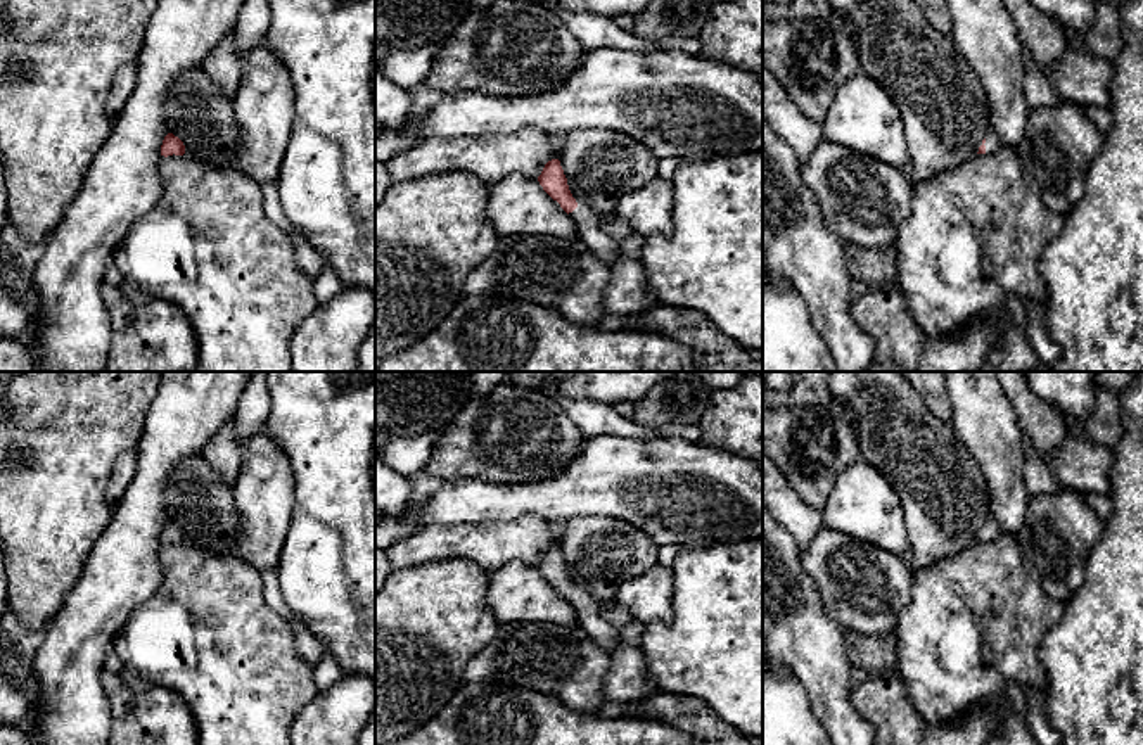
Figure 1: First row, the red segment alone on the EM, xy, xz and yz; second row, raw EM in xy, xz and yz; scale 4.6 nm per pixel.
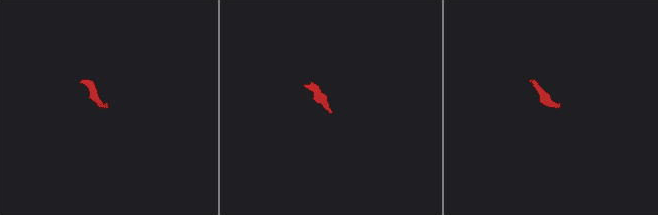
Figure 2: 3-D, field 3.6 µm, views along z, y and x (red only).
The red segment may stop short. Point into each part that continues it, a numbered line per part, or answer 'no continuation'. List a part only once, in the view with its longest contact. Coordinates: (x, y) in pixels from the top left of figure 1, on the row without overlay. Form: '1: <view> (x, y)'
1: yz (993, 531)

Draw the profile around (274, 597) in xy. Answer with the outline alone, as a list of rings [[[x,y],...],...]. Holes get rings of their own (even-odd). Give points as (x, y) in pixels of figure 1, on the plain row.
[[[275,569],[263,570],[261,579],[265,602],[291,626],[292,612],[285,603],[284,593],[278,584],[277,570]]]

